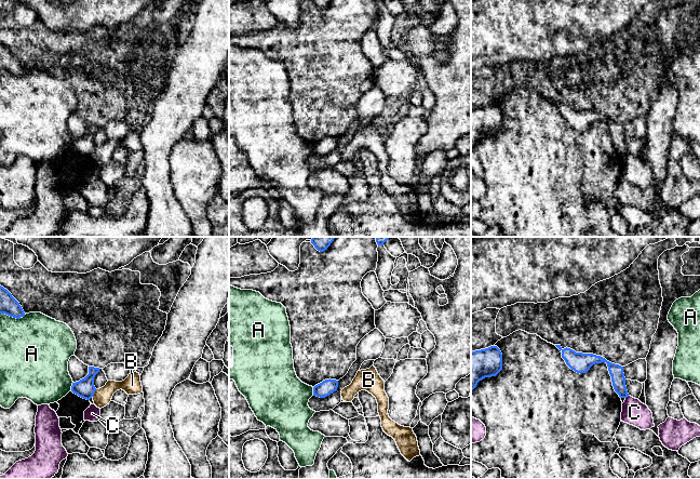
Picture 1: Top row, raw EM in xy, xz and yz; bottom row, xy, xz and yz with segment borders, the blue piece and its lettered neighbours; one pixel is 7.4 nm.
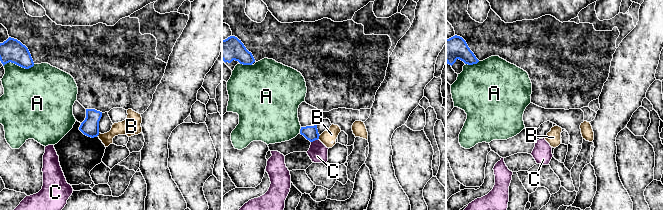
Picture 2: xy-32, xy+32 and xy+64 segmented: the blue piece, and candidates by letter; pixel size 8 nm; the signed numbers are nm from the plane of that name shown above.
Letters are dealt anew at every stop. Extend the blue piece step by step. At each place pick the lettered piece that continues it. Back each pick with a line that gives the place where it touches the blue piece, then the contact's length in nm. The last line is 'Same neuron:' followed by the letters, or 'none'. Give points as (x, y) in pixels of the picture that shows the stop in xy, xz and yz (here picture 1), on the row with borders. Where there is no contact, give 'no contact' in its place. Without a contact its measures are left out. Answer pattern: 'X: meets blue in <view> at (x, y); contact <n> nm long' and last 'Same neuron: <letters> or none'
Same neuron: none

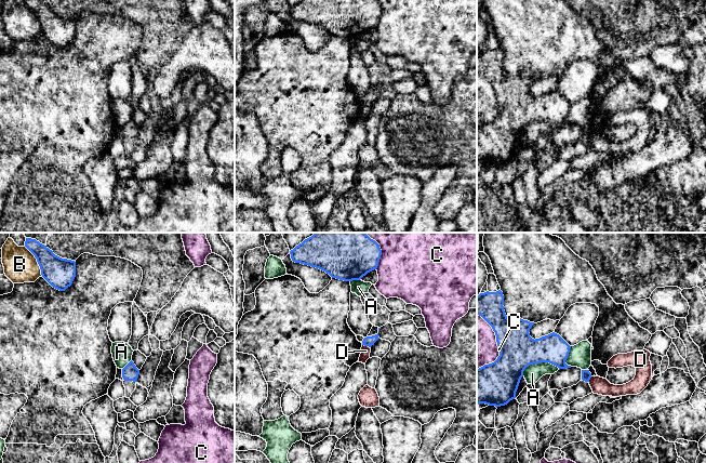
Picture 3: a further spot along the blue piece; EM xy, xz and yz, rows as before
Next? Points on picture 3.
Same neuron: none

